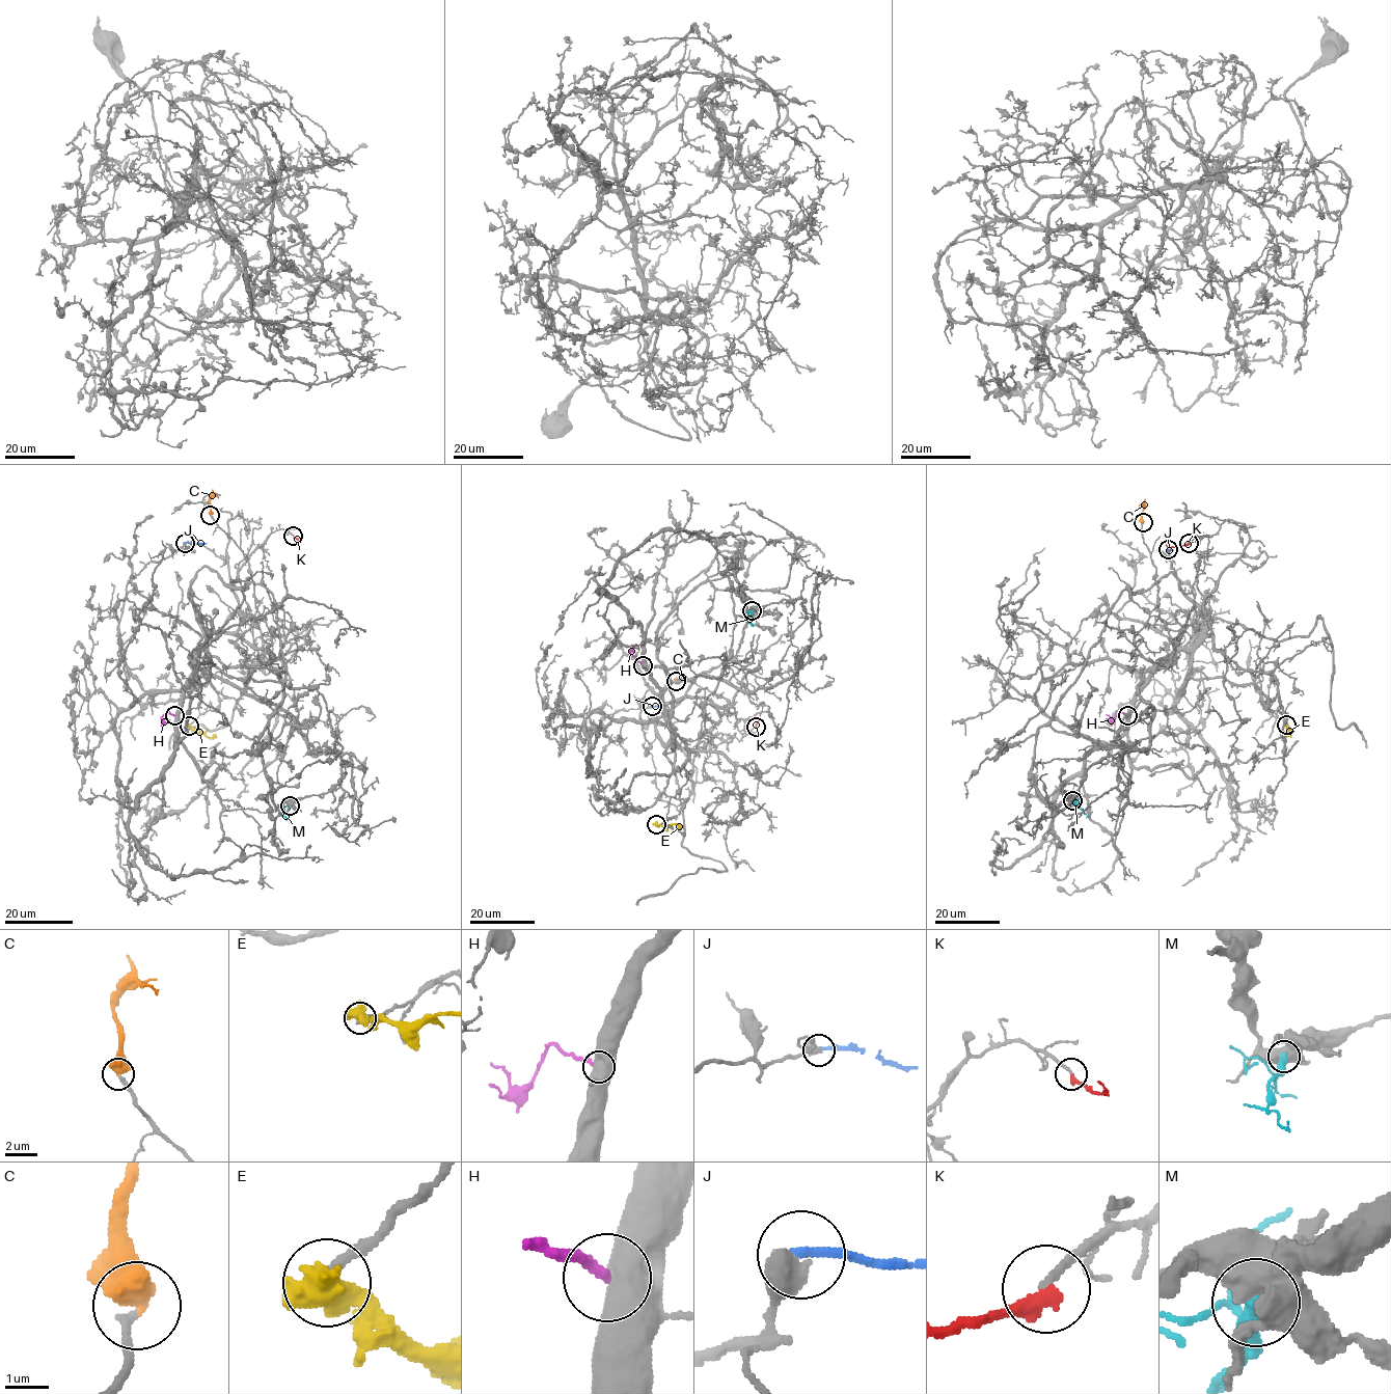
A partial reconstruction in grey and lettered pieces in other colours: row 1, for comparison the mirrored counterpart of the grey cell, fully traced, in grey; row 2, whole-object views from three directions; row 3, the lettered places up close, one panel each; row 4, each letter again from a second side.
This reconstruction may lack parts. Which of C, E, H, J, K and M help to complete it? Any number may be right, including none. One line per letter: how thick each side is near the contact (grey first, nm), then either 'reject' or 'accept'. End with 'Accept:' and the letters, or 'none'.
C: 200/700 nm | accept
E: 240/800 nm | reject
H: 750/220 nm | reject
J: 600/220 nm | reject
K: 160/360 nm | accept
M: 800/460 nm | reject
Accept: C, K

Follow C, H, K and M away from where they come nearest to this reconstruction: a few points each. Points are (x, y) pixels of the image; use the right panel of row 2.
C: (1142, 522), (1143, 508), (1140, 507)
H: (1127, 715), (1118, 711), (1115, 718), (1106, 718)
K: (1189, 543), (1175, 547), (1166, 544)
M: (1072, 800), (1086, 817)

